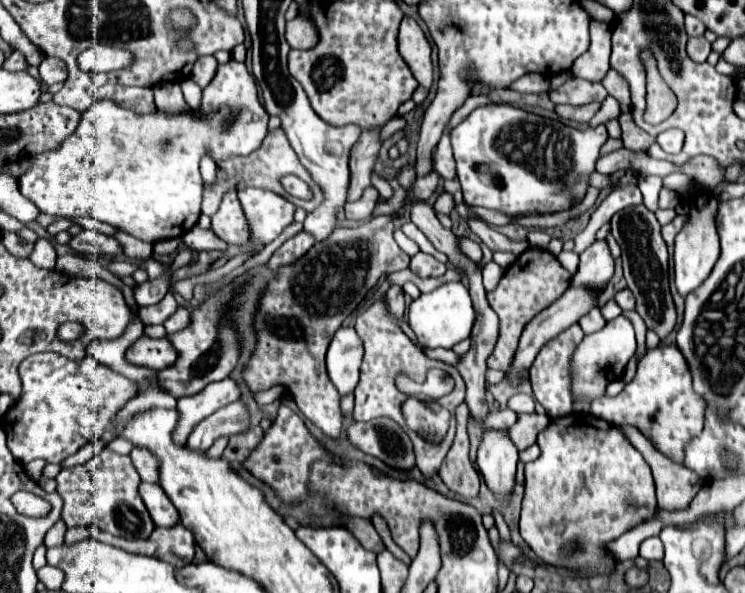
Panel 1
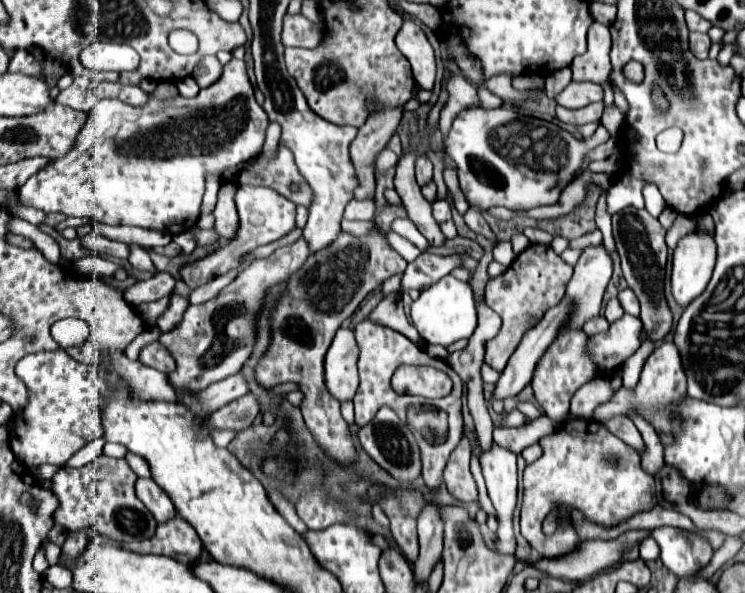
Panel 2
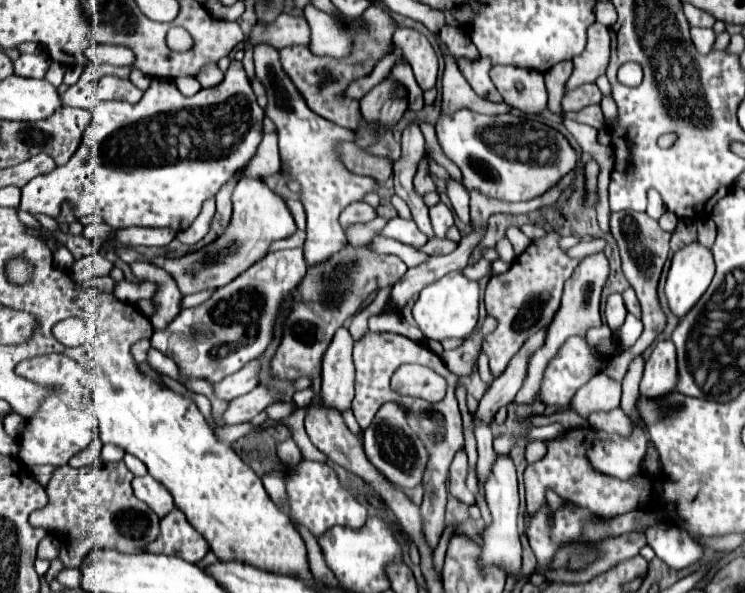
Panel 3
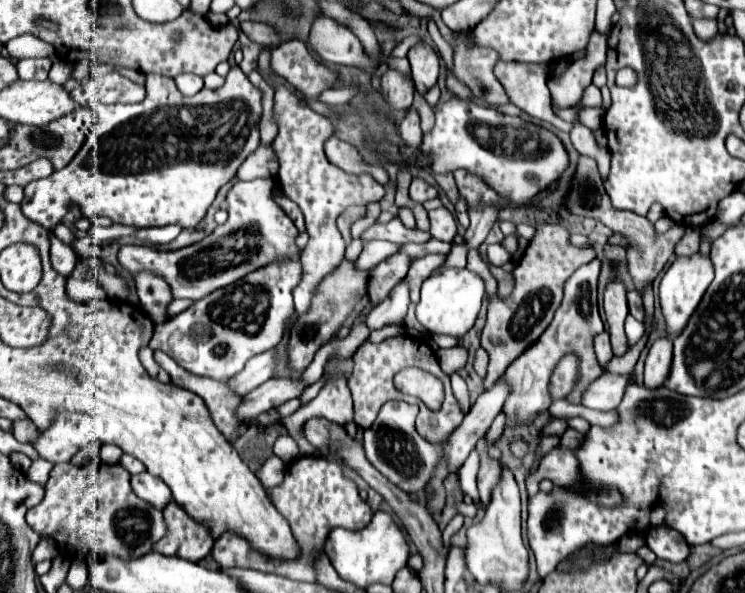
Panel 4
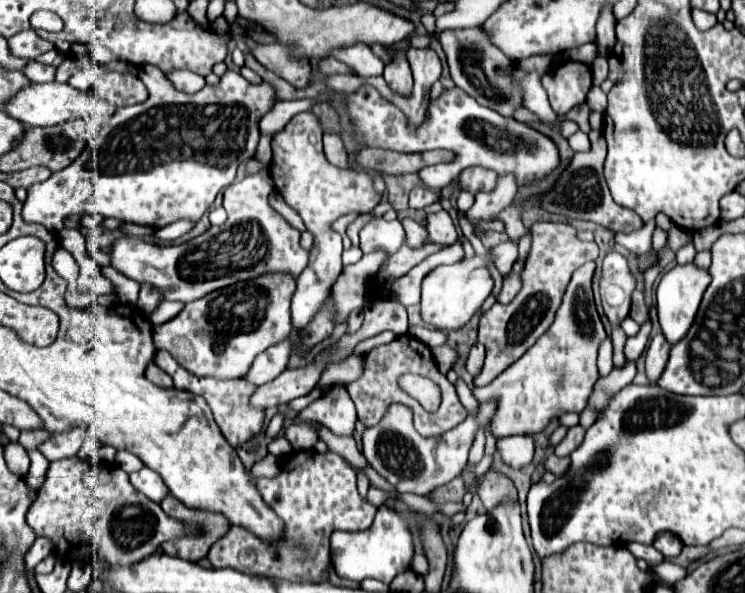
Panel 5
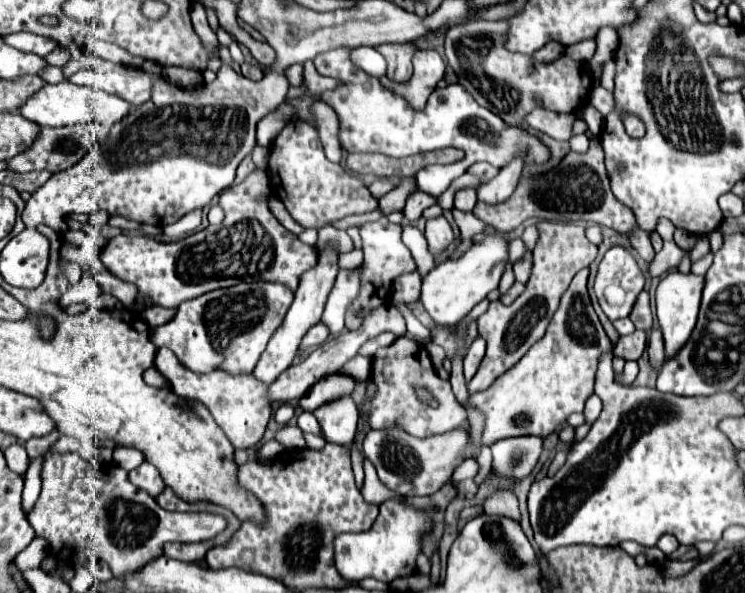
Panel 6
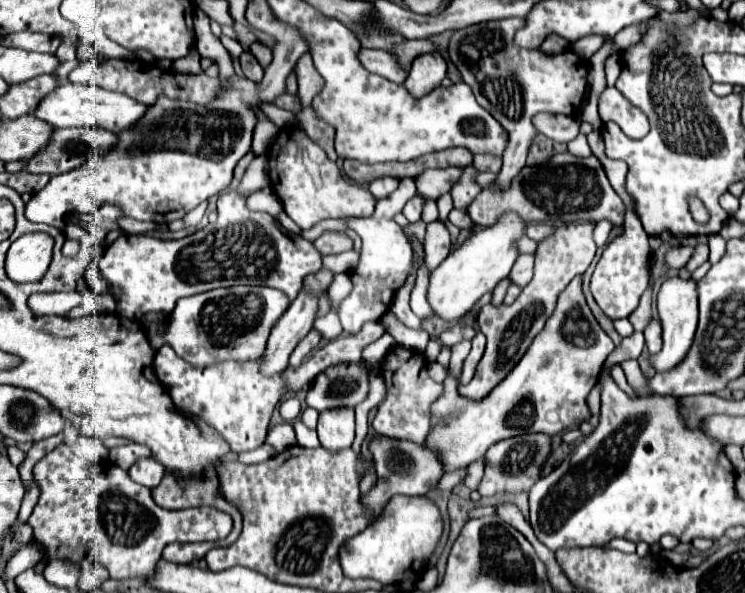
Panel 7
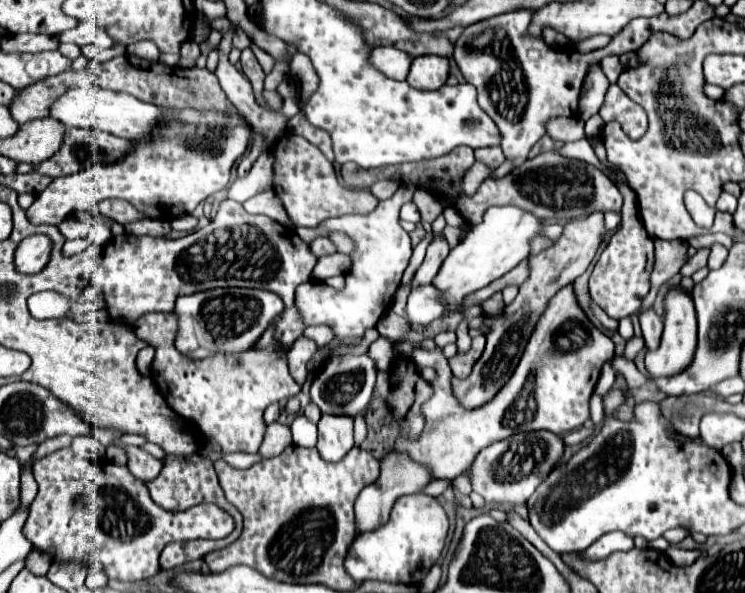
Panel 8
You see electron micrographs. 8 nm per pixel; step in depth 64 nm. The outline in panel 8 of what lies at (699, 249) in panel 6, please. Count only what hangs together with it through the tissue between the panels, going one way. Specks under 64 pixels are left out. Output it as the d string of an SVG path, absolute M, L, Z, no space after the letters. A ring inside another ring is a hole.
M700 248L700 250L688 260L688 276L692 276L694 272L698 272L700 268L706 266L706 262L708 262L708 254L710 254L708 248Z

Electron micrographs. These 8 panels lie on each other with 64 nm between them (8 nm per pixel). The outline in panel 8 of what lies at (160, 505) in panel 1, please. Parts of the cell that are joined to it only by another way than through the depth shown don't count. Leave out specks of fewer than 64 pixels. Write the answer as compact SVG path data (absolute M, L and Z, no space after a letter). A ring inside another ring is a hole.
M120 446L124 452L128 452L128 470L142 482L148 482L160 474L162 460L150 456L146 450L138 446Z

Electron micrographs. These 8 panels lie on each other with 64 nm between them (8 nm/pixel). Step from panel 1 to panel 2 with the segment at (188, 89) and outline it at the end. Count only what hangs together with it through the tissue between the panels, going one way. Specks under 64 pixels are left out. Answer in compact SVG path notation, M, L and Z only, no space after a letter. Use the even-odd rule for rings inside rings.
M180 78L176 82L176 88L178 88L178 92L182 96L196 96L200 92L200 88L198 88L198 84L196 84L194 78Z

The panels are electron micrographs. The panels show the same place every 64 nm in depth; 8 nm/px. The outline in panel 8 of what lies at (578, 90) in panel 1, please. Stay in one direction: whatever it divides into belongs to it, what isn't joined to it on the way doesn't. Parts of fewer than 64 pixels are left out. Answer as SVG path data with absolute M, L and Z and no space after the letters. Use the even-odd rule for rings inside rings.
M616 84L608 88L600 116L604 122L620 122L624 132L634 140L639 139L648 128L646 112L636 102L632 102Z

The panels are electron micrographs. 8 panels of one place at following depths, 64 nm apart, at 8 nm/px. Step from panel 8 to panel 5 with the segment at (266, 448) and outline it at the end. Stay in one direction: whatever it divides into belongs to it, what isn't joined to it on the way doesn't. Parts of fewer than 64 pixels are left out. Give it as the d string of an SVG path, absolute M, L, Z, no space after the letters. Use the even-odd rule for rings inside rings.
M292 424L292 426L288 426L284 430L284 438L292 444L294 450L310 450L318 440L316 432L308 424Z

